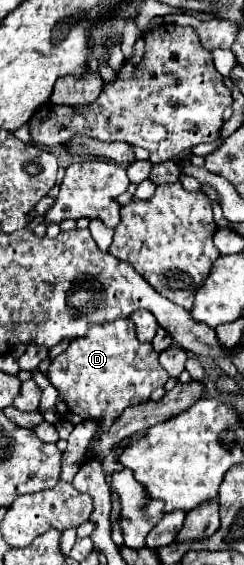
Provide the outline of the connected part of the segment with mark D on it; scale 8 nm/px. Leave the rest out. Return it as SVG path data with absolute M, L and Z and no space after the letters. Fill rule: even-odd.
M118 319L118 321L112 321L112 323L94 323L92 327L88 327L88 335L86 335L86 337L82 337L82 339L72 339L70 345L68 345L68 349L66 349L64 353L60 353L60 355L50 363L50 367L48 367L48 379L50 379L50 383L58 389L58 403L56 403L58 415L60 415L62 419L74 423L74 425L80 423L80 421L84 421L84 419L98 419L98 429L96 429L98 435L100 435L100 431L108 431L108 427L122 415L122 411L124 411L126 407L132 407L132 405L142 403L142 401L148 401L150 395L152 395L152 391L154 391L156 387L162 387L162 385L168 381L168 377L170 377L168 371L164 371L164 367L160 367L158 353L154 351L152 343L140 343L140 341L136 339L136 327L132 327L132 321L130 321L130 319Z

